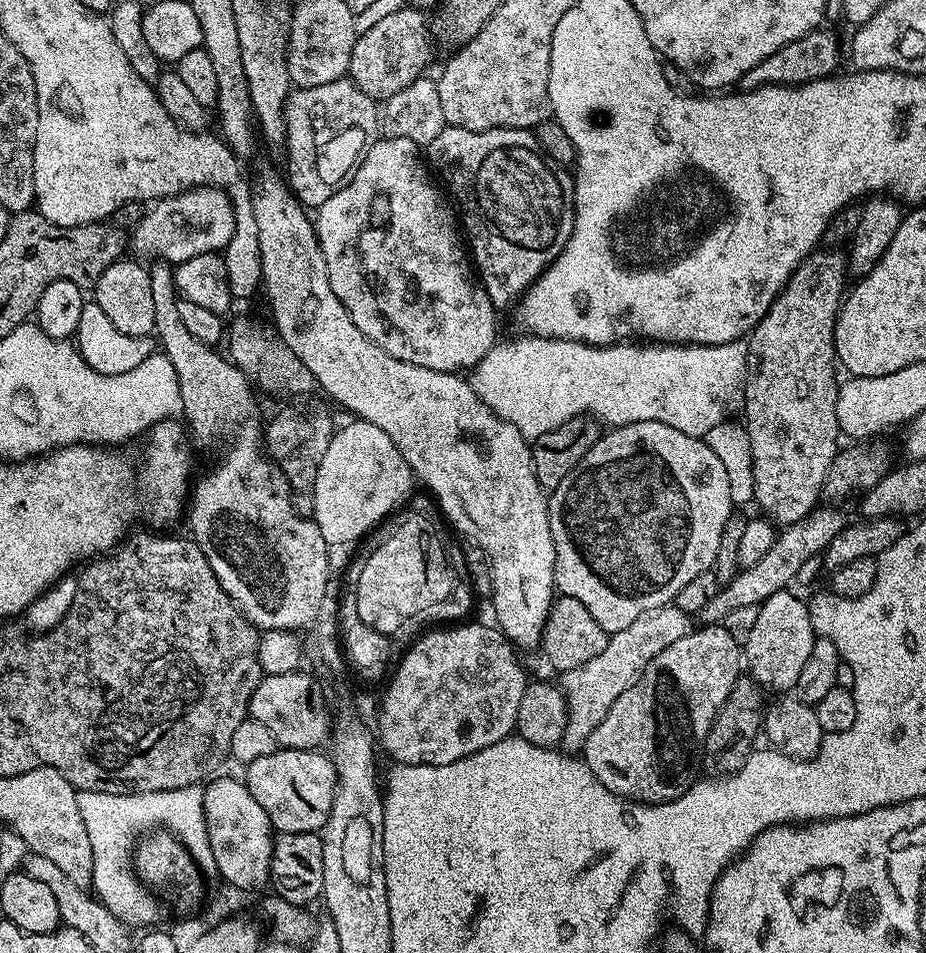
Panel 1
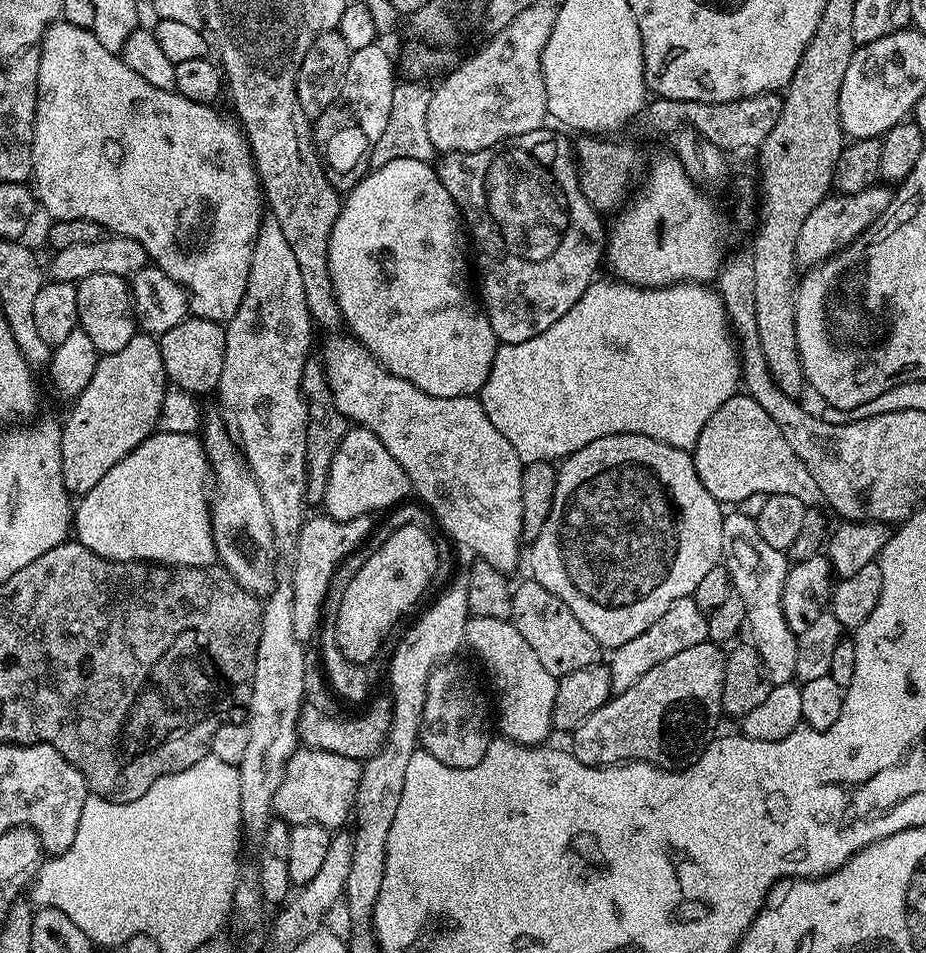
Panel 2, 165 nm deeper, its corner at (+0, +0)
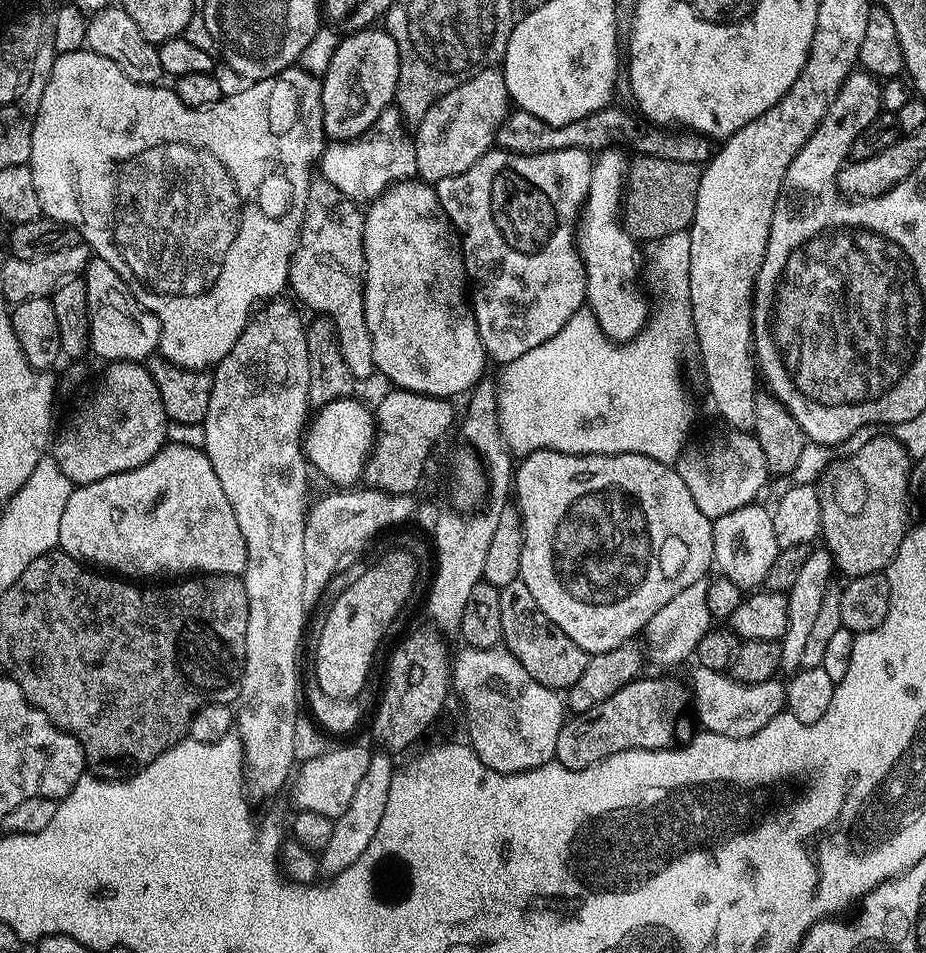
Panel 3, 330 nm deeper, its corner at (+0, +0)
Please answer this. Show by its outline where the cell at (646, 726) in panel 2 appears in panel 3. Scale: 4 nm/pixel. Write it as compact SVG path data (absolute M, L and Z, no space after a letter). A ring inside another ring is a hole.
M648 676L631 680L618 694L610 694L606 702L598 702L590 710L565 719L562 730L558 730L558 746L556 747L555 763L566 766L570 770L582 770L586 766L594 766L610 754L618 754L626 750L656 750L657 748L673 747L676 727L680 724L680 715L684 712L684 704L689 701L690 692L676 680L663 680L660 676Z

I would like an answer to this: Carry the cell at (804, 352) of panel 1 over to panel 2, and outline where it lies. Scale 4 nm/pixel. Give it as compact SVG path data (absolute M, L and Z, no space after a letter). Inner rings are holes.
M877 182L870 188L858 190L858 194L830 194L810 214L803 224L802 230L798 234L798 244L796 246L796 262L800 266L815 266L821 260L847 248L850 244L859 241L861 234L874 223L882 213L892 204L894 195L891 187Z

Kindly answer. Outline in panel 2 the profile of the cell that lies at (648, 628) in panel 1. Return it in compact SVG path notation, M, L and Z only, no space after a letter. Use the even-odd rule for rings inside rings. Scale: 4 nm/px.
M691 596L678 598L678 602L674 602L674 606L670 606L670 610L666 610L666 614L658 618L658 622L654 622L654 626L642 630L638 638L630 638L630 642L611 649L612 660L607 661L612 679L611 691L618 693L630 690L630 686L634 686L634 682L638 682L642 674L654 670L654 666L666 662L666 658L674 658L674 654L682 654L682 650L690 650L690 646L698 646L707 640L708 617L706 613L694 603Z

